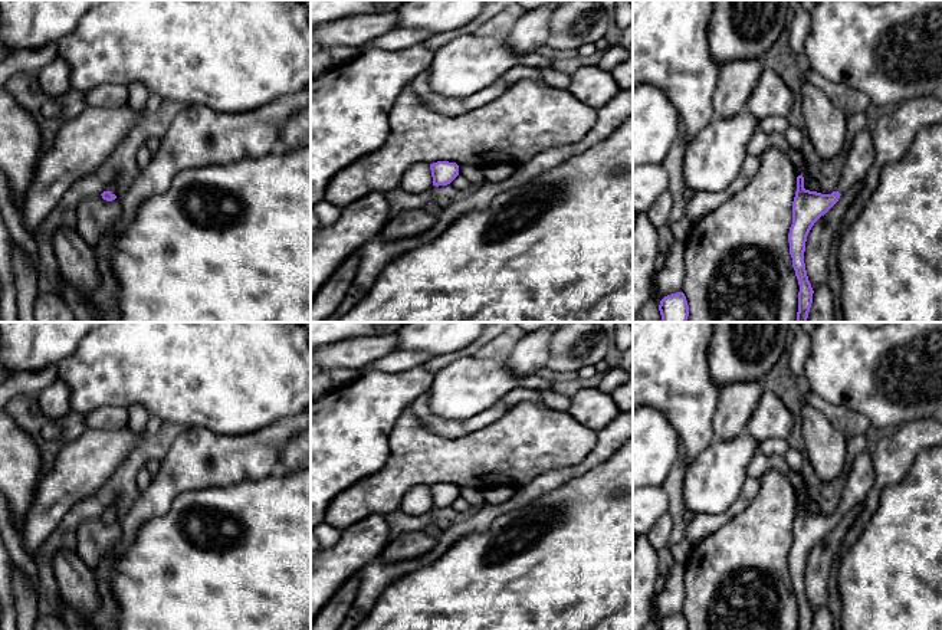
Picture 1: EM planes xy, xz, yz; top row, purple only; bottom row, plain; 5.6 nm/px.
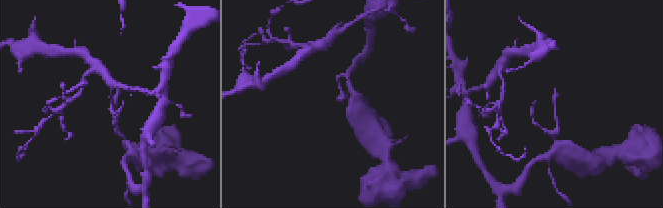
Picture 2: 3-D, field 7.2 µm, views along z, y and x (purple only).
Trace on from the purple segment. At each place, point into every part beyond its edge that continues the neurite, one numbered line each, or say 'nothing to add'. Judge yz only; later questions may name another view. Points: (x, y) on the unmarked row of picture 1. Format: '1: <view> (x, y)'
1: yz (860, 478)

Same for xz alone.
nothing to add

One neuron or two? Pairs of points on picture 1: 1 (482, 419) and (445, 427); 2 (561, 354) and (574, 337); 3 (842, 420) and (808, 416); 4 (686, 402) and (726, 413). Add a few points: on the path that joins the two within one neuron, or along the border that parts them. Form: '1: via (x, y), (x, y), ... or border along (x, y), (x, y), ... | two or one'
1: via (473, 423), (453, 427) | one
2: via (565, 350), (574, 341) | one
3: border along (807, 402), (819, 409), (846, 437) | two
4: border along (719, 389), (712, 439) | two

